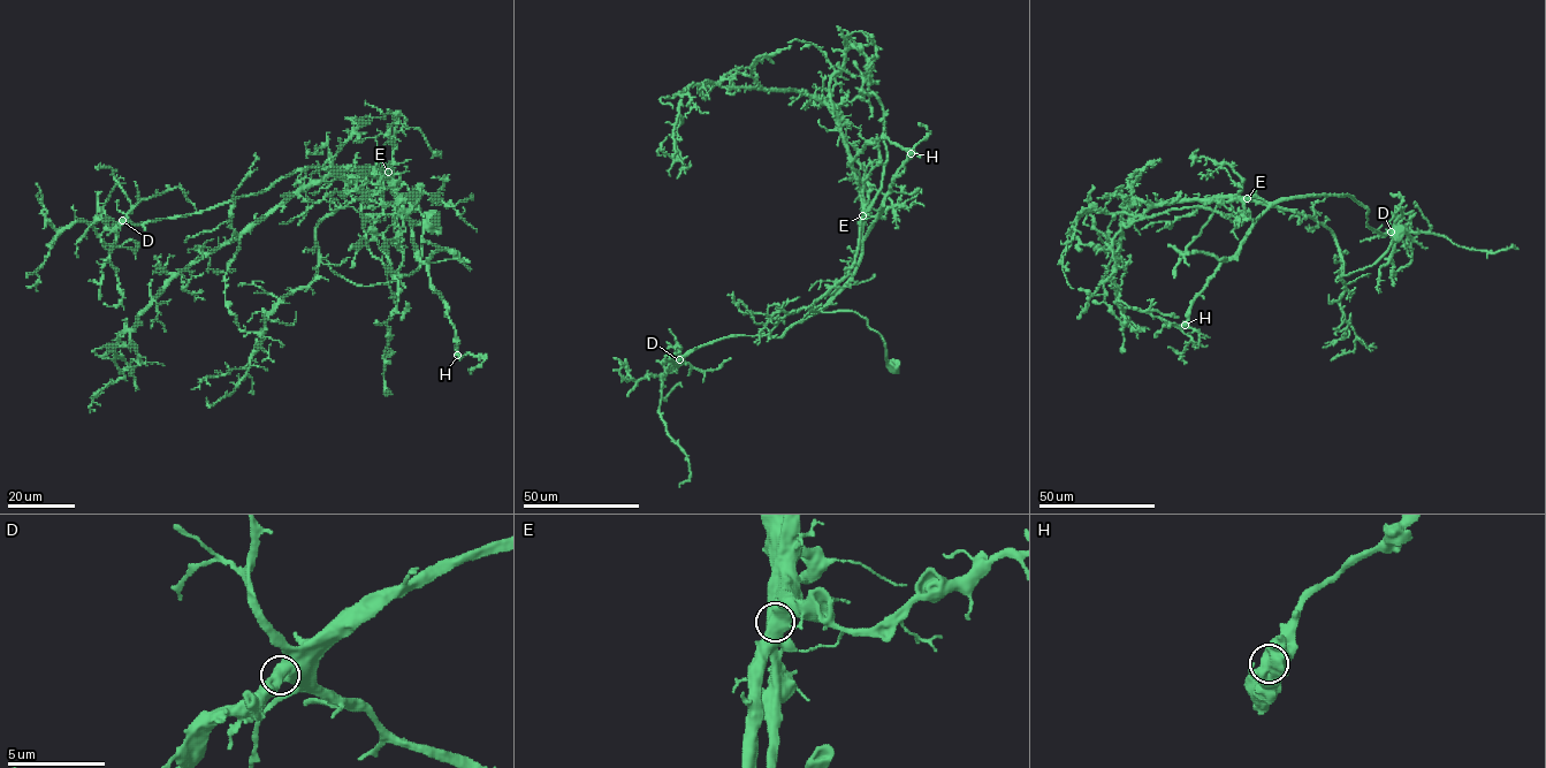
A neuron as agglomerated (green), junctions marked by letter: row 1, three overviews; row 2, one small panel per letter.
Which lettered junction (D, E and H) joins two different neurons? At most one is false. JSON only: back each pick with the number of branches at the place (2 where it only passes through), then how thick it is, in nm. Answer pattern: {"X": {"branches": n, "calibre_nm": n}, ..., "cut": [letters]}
{"E": {"branches": 2, "calibre_nm": 800}, "cut": ["E"]}

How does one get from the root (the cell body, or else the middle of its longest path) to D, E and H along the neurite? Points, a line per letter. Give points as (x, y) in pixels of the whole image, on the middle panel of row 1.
D: (892, 366), (865, 318), (813, 306), (862, 219), (859, 266), (816, 312), (679, 359)
E: (892, 366), (885, 359), (883, 337), (865, 318), (852, 311), (823, 312), (813, 306), (852, 264), (862, 215)
H: (892, 366), (865, 318), (813, 304), (847, 271), (860, 221), (863, 237), (911, 153)

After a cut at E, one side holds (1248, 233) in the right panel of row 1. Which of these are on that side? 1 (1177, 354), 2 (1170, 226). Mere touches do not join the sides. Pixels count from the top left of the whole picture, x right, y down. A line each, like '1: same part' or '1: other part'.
1: other part
2: other part

